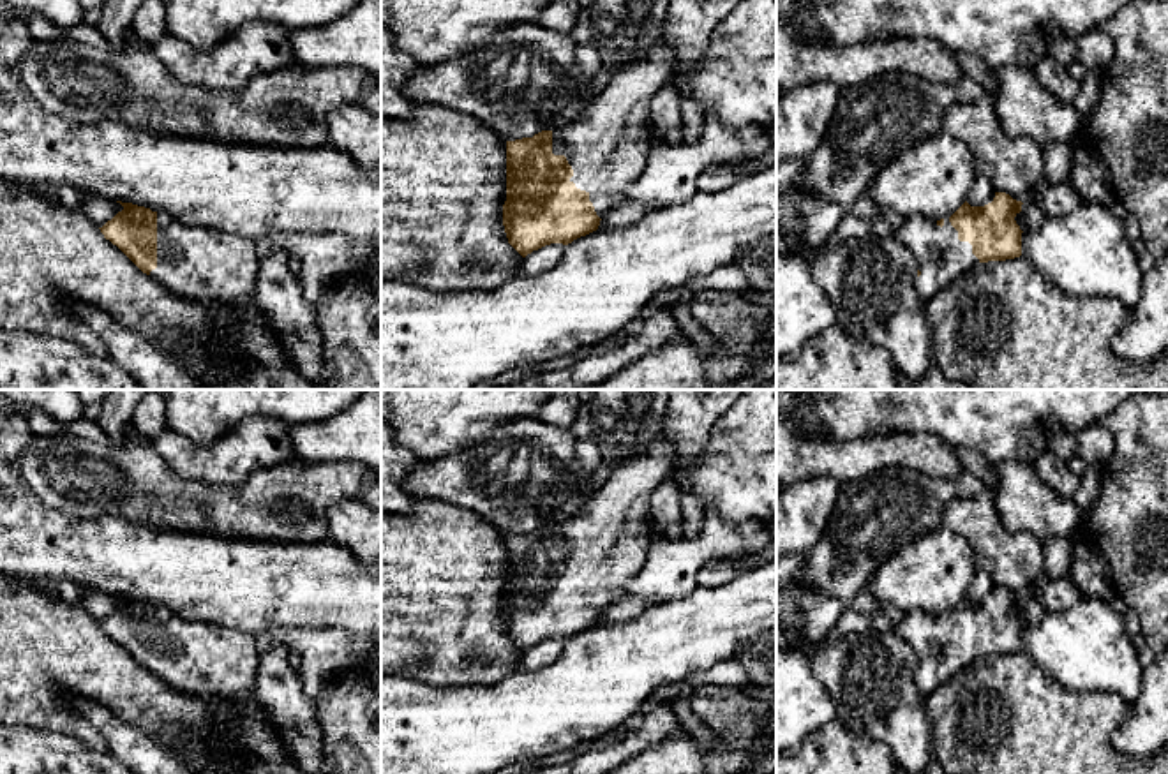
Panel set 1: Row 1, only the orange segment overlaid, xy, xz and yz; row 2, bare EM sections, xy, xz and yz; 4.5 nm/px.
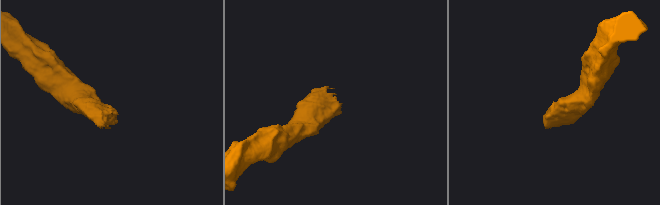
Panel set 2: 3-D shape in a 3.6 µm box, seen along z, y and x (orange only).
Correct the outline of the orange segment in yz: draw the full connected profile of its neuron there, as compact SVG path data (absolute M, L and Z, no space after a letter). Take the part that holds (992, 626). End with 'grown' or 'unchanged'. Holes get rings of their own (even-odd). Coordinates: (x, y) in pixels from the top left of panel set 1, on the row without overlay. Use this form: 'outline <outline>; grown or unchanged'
outline M995 587L993 596L985 601L965 596L947 614L912 610L893 624L917 656L919 693L928 696L977 658L1020 652L1023 626L1015 612L1022 599L1006 587Z; grown

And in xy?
outline M116 598L120 598L124 605L102 622L99 622L101 628L106 635L116 640L143 668L155 674L168 686L180 693L224 695L229 700L240 700L242 696L254 693L254 679L258 675L259 658L252 635L242 629L217 628L210 622L187 621L168 607L152 607L150 603L132 598Z; grown

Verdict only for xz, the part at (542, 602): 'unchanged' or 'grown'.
grown

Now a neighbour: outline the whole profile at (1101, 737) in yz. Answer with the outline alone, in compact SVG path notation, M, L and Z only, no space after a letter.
M1025 651L1006 656L977 658L974 663L940 684L933 693L925 696L925 714L932 725L932 756L946 774L1168 774L1168 744L1145 758L1133 758L1119 753L1113 748L1112 737L1124 723L1127 709L1129 703L1126 703L1115 693L1066 689L1053 677L1050 677Z

